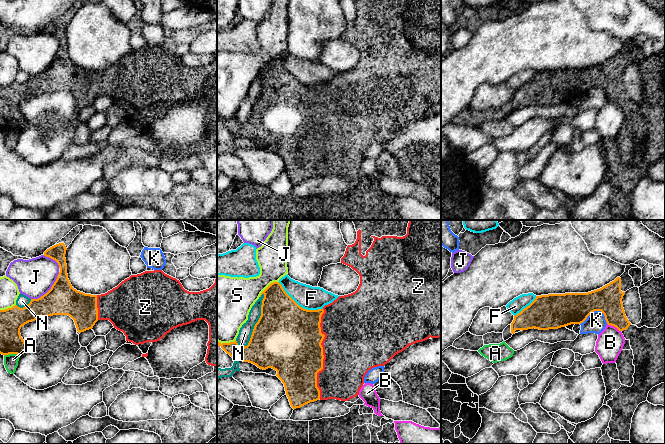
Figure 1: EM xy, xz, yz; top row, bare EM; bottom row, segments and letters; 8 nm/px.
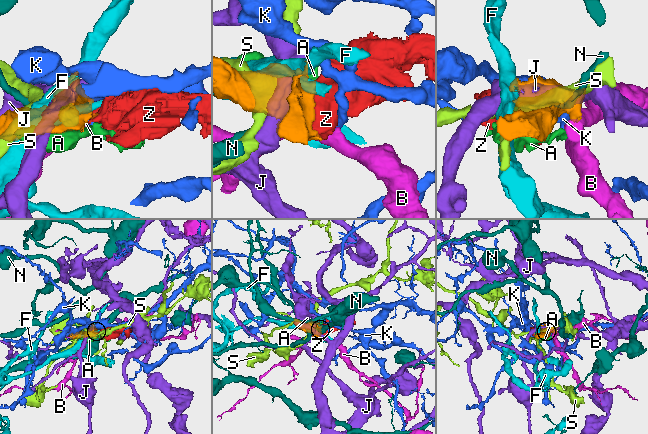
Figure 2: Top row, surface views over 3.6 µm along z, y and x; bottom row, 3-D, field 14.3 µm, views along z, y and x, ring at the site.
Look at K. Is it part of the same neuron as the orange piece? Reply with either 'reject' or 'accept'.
reject

